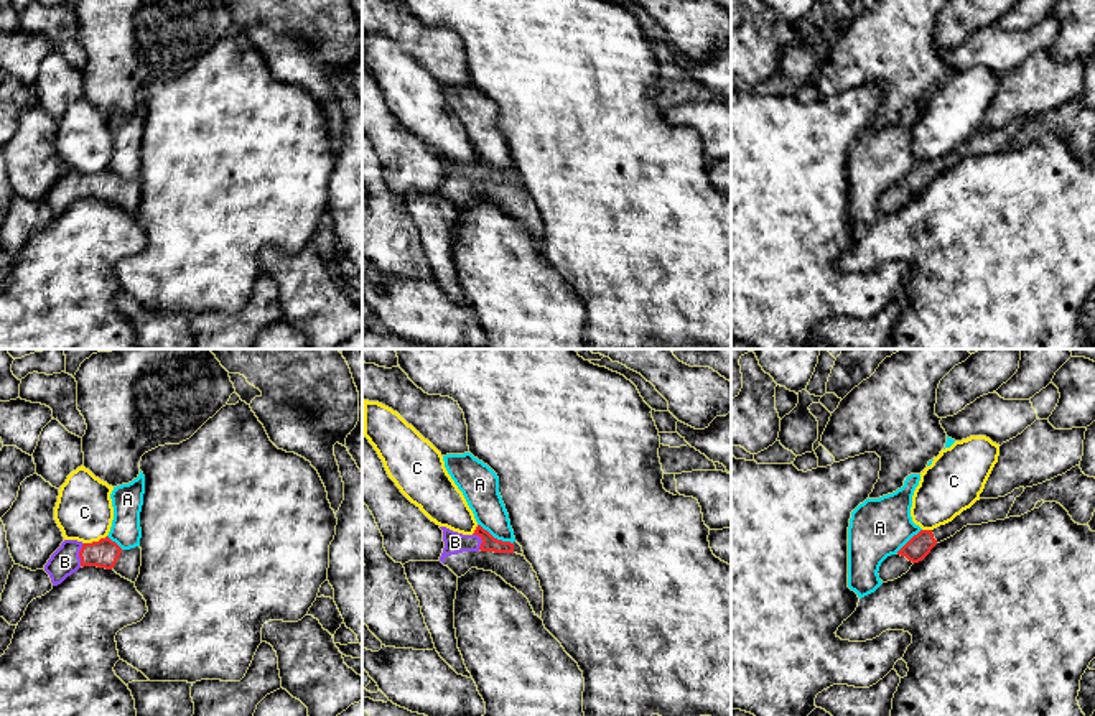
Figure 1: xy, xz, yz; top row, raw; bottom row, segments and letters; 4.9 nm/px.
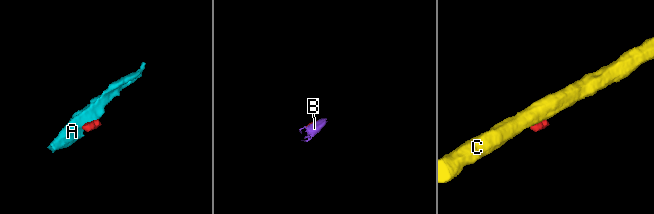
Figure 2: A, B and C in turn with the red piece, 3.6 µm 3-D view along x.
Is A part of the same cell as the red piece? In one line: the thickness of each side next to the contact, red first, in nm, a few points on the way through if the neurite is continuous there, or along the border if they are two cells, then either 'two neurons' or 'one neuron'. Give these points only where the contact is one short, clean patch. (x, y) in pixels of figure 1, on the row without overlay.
calibres 80 and 180 nm; border xz (478, 155), (494, 168), (512, 175); two neurons

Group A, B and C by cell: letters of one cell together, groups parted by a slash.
A / B / C

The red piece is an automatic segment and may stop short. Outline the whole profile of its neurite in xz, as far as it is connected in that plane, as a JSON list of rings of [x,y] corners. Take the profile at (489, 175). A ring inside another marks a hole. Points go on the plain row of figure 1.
[[[481,156],[473,166],[463,166],[446,158],[443,161],[445,179],[440,193],[448,198],[458,209],[471,199],[492,202],[507,216],[522,224],[535,247],[542,250],[543,222],[532,196],[525,188],[514,183],[514,174],[494,170]]]

